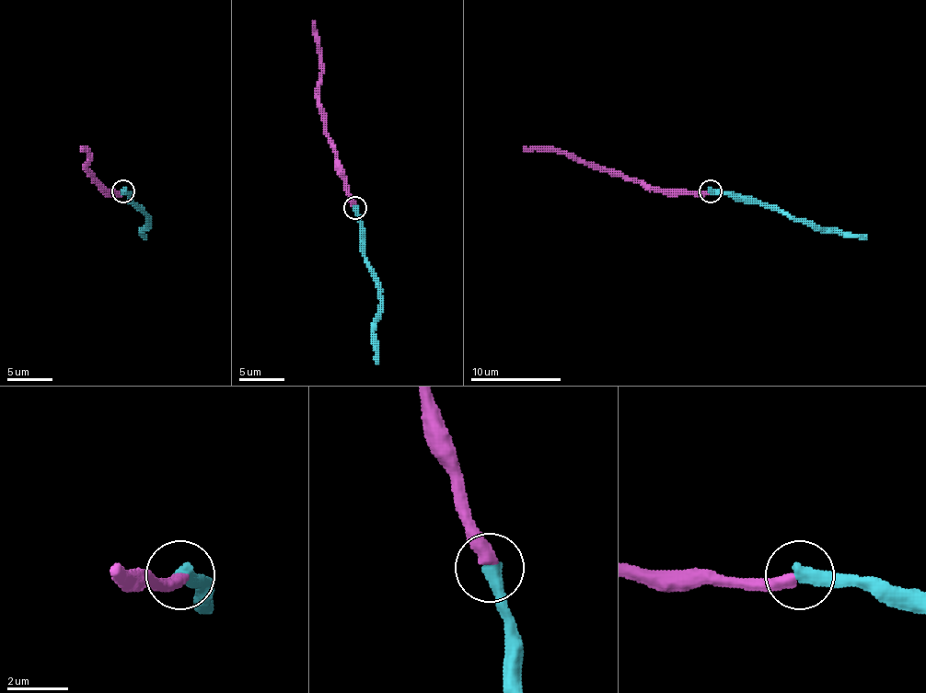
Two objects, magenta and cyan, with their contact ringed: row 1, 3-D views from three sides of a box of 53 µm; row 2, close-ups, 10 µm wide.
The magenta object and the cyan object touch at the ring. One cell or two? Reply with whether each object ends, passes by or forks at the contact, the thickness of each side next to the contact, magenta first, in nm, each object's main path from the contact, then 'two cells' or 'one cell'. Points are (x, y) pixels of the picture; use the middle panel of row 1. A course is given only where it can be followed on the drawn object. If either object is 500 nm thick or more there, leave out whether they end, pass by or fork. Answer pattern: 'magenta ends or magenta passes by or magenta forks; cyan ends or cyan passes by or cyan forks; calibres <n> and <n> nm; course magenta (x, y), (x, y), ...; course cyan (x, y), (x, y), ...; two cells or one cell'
calibres 420 and 500 nm; course magenta (355, 206), (326, 132), (326, 121), (319, 104), (321, 63), (313, 21); course cyan (355, 208), (362, 253), (380, 289), (380, 309), (374, 329), (376, 363); one cell

